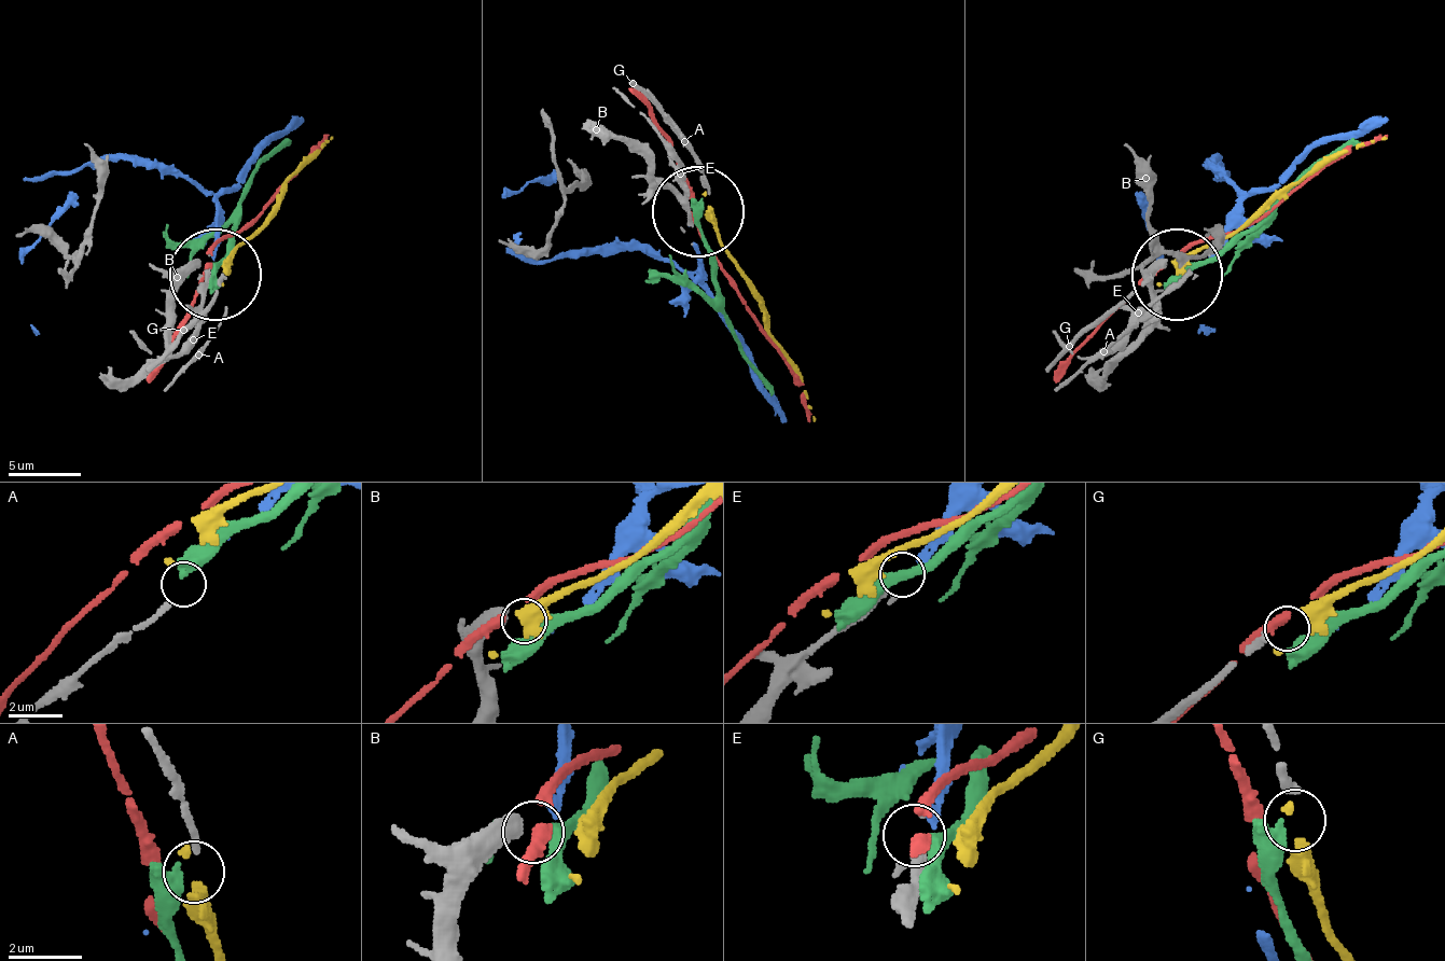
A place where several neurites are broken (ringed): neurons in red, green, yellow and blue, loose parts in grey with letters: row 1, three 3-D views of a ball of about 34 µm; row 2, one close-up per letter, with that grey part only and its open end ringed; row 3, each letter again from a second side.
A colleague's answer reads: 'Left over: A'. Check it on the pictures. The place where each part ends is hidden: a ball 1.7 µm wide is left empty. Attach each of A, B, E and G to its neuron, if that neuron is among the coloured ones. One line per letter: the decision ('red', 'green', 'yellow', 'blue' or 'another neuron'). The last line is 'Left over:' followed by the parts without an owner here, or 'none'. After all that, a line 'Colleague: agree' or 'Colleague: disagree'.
A: another neuron
B: green
E: blue
G: yellow
Left over: A
Colleague: agree

